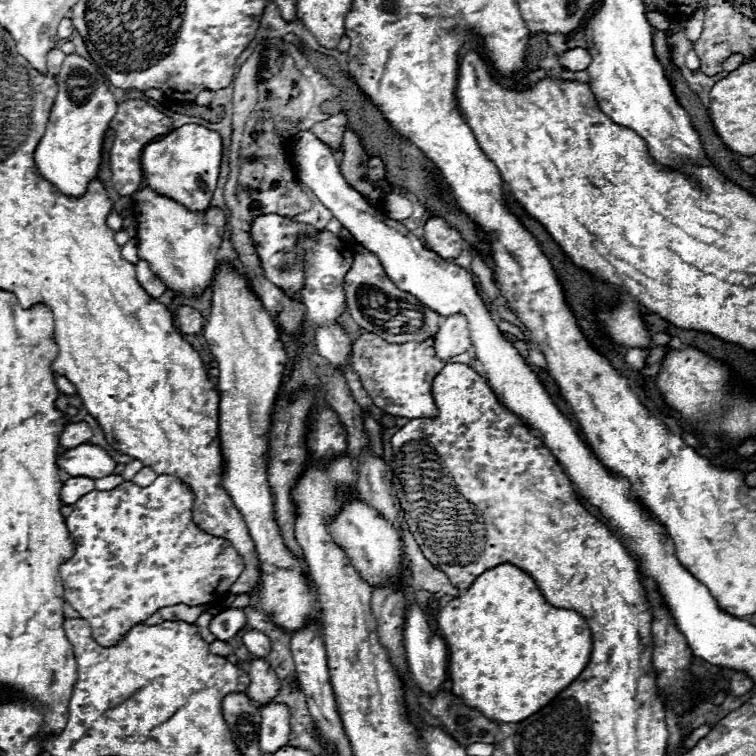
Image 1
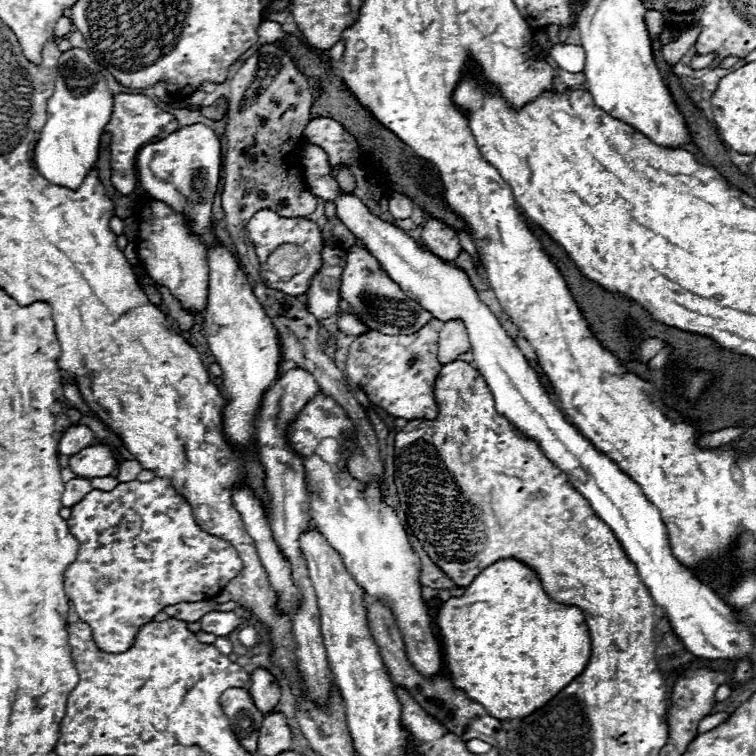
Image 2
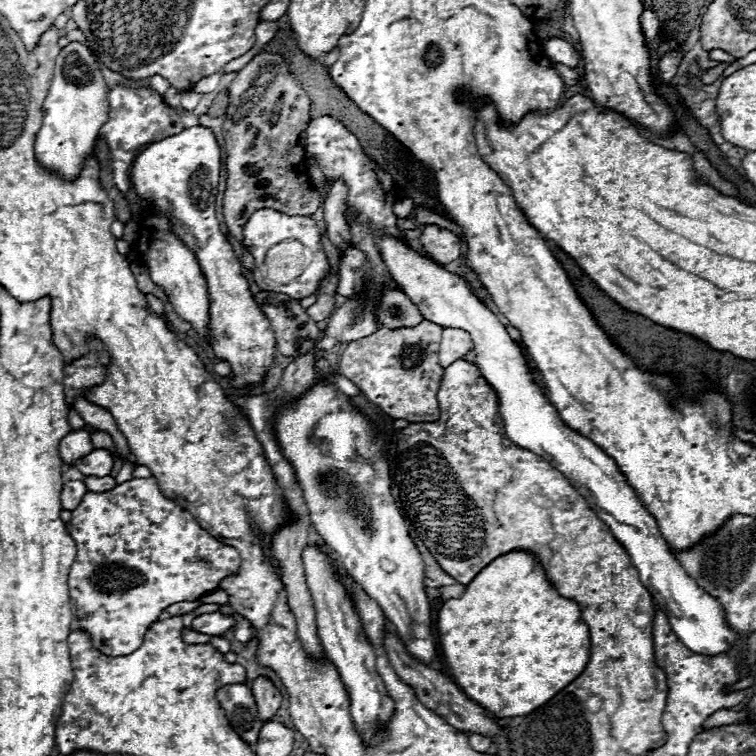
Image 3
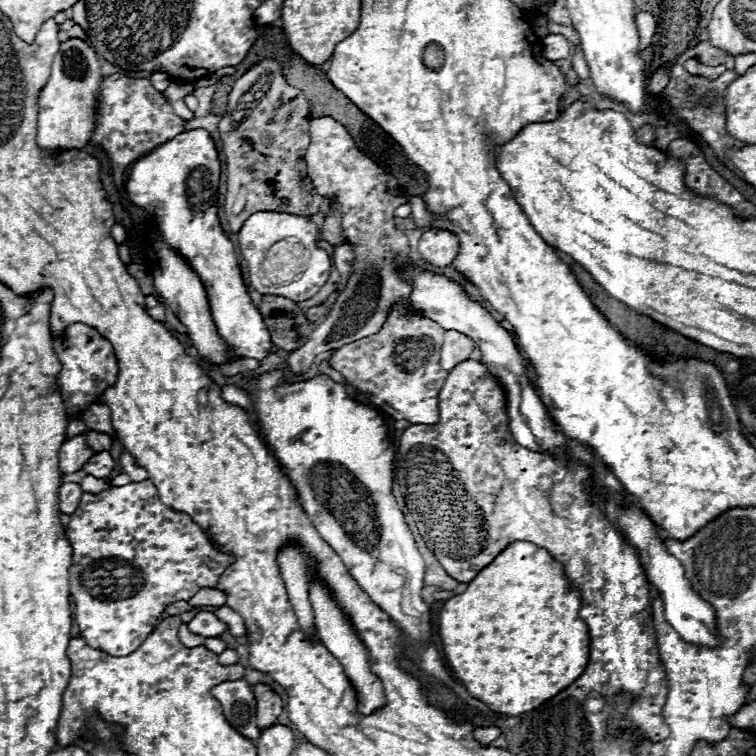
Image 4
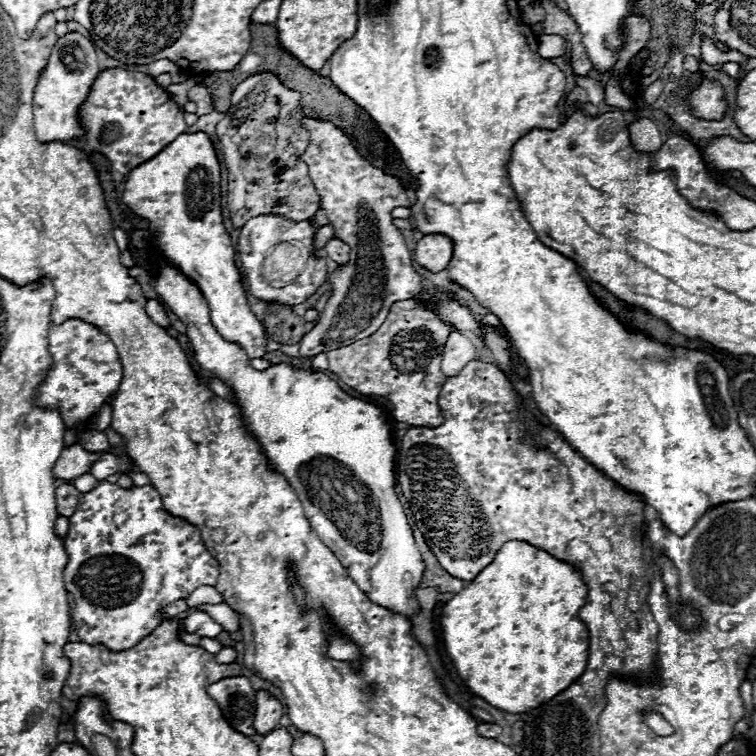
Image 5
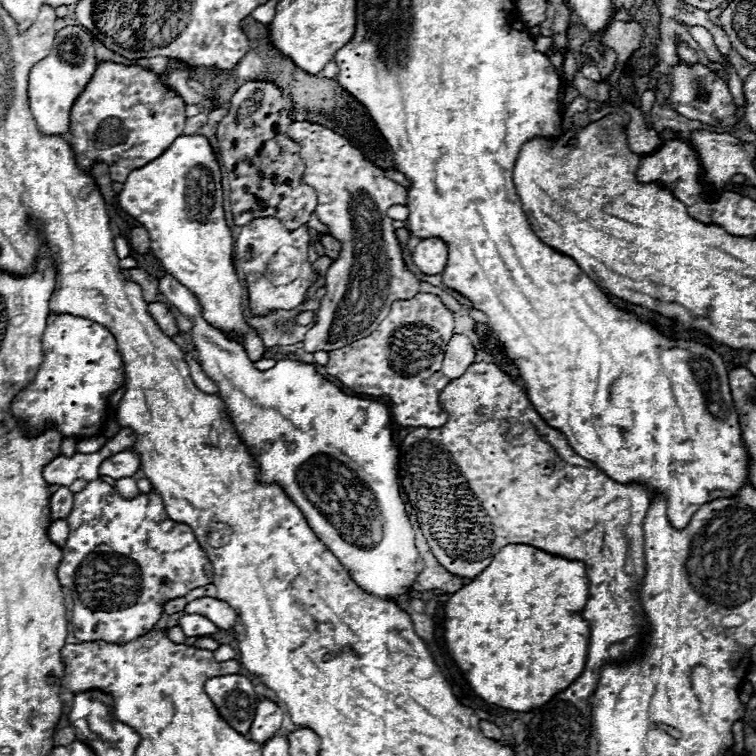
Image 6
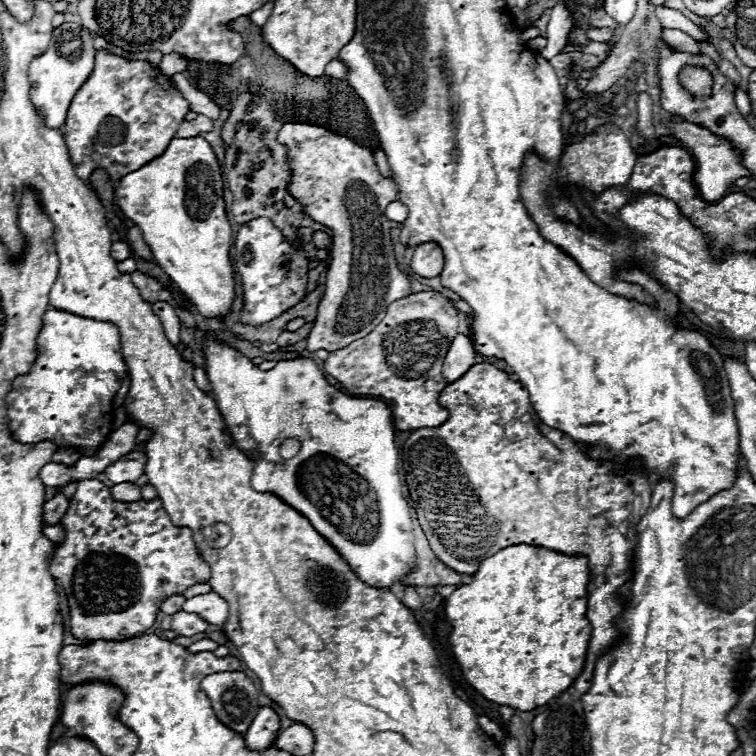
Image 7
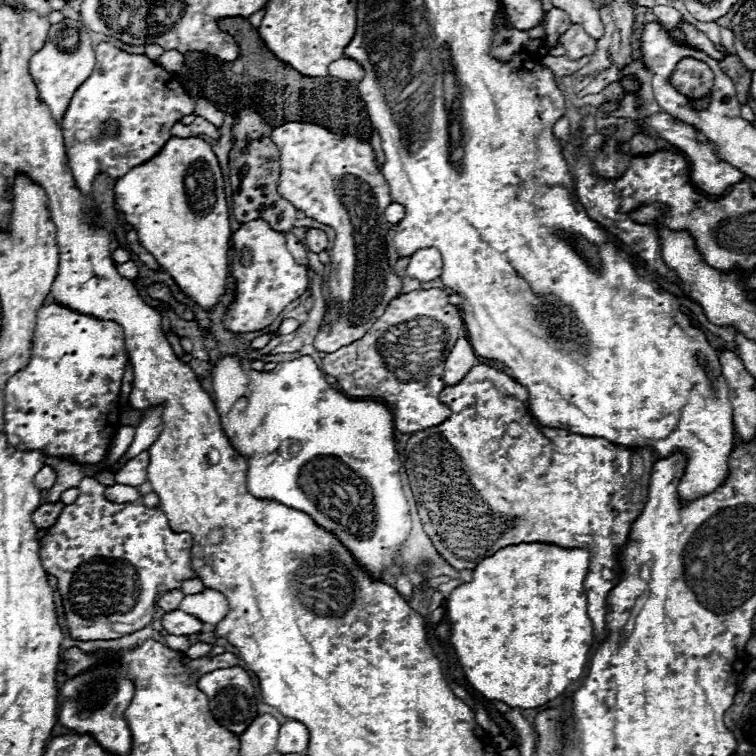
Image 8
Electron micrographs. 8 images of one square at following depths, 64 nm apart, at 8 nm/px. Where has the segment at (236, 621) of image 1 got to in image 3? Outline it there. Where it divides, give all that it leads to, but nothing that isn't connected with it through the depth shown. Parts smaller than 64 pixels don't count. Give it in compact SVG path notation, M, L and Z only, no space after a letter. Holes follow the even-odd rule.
M212 612L212 614L200 614L192 620L192 626L196 632L208 634L208 636L222 636L224 632L228 632L232 626L236 624L236 620L228 614L222 612Z

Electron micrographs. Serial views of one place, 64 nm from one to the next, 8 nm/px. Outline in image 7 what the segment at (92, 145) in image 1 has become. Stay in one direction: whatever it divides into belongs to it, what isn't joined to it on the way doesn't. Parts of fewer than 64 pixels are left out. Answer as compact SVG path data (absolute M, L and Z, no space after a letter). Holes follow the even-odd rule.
M66 22L58 28L54 28L52 40L56 46L48 46L48 50L34 58L30 62L28 68L28 80L30 80L30 100L34 104L34 108L38 108L44 116L44 122L48 128L60 130L66 122L66 112L68 106L74 98L74 94L80 90L80 86L88 80L88 76L94 70L94 44L92 44L92 36L86 28L82 28L80 24L72 24Z

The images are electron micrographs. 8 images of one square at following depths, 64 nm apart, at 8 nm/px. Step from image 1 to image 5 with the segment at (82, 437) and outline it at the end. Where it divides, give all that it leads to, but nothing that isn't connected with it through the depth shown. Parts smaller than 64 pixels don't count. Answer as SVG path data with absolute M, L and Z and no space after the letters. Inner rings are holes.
M74 442L72 446L66 446L60 454L60 458L54 464L54 478L70 480L82 474L88 474L92 462L96 462L102 456L102 452L88 452L80 446L80 442Z

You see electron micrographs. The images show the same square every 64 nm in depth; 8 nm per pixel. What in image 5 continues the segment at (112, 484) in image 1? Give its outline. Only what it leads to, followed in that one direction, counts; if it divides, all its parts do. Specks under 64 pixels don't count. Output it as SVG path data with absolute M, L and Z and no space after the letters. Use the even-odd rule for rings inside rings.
M84 474L84 476L80 476L80 478L74 482L74 486L76 486L78 492L84 494L84 492L96 488L96 486L98 486L98 480L96 480L92 474Z

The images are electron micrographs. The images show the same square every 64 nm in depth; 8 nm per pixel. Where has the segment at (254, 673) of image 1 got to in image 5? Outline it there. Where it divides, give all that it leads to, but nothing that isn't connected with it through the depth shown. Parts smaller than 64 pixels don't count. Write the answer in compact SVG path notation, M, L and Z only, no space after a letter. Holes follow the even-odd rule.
M258 690L256 692L256 716L254 716L254 730L256 730L256 734L264 736L270 730L278 728L282 712L284 712L284 706L282 706L280 700L276 700L266 690Z

